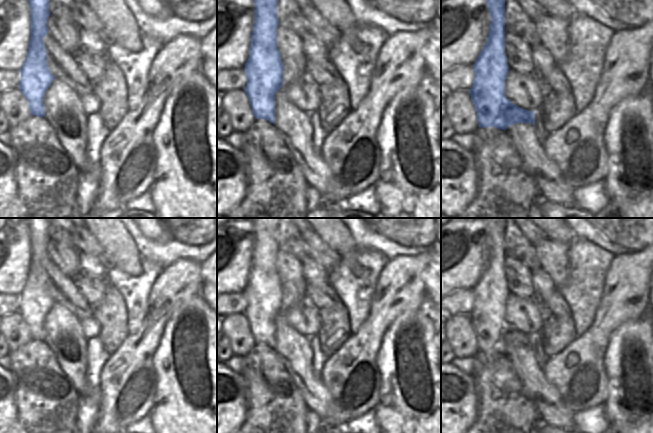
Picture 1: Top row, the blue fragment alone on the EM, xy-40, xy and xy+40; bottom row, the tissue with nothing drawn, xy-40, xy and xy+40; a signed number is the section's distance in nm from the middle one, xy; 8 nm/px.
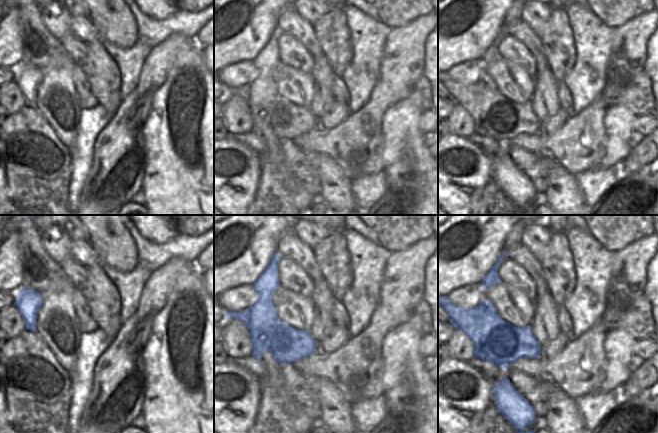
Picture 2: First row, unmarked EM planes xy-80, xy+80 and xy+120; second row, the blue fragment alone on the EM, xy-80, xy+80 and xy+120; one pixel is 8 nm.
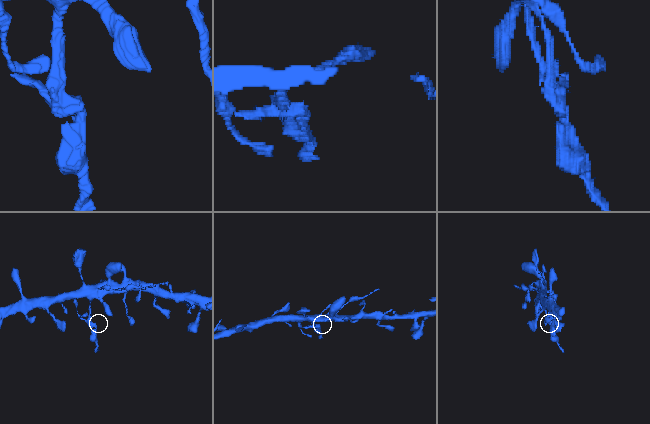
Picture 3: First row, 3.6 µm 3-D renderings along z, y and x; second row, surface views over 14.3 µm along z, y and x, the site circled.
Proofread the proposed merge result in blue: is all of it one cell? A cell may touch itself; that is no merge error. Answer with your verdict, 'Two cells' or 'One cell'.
Two cells

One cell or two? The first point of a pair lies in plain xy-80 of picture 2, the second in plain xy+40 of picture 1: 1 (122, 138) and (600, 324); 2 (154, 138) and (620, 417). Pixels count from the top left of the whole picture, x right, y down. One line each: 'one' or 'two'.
1: one
2: one

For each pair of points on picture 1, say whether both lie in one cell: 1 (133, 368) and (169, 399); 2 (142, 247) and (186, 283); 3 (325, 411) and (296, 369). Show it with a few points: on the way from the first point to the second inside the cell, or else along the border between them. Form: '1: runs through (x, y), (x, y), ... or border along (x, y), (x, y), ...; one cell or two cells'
1: border along (153, 365), (156, 376), (156, 391), (150, 411); two cells
2: border along (188, 258), (178, 258), (161, 269); two cells
3: runs through (320, 401), (305, 379); one cell

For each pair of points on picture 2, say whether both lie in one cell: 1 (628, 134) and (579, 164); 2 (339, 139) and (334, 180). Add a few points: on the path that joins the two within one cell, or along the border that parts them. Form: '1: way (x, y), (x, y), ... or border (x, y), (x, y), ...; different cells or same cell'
1: border (603, 122), (611, 135), (631, 144); different cells
2: border (316, 151), (327, 155), (351, 180); different cells

